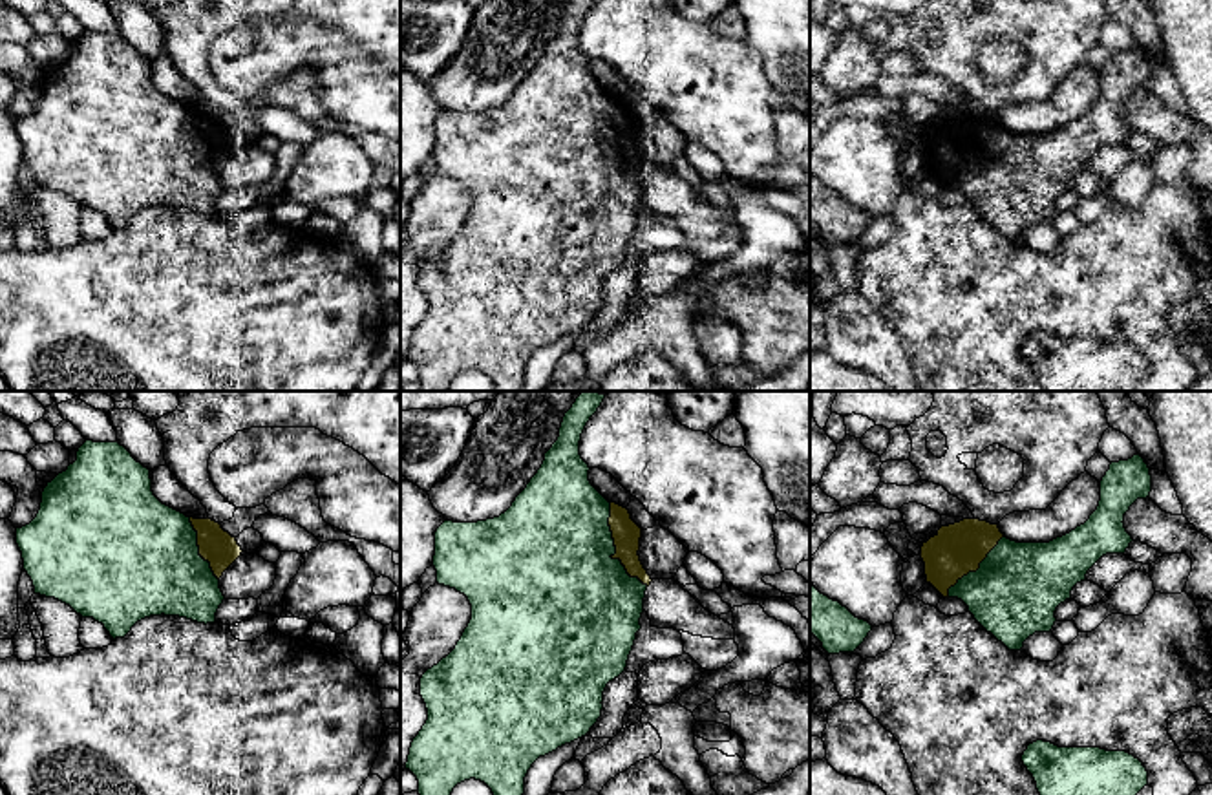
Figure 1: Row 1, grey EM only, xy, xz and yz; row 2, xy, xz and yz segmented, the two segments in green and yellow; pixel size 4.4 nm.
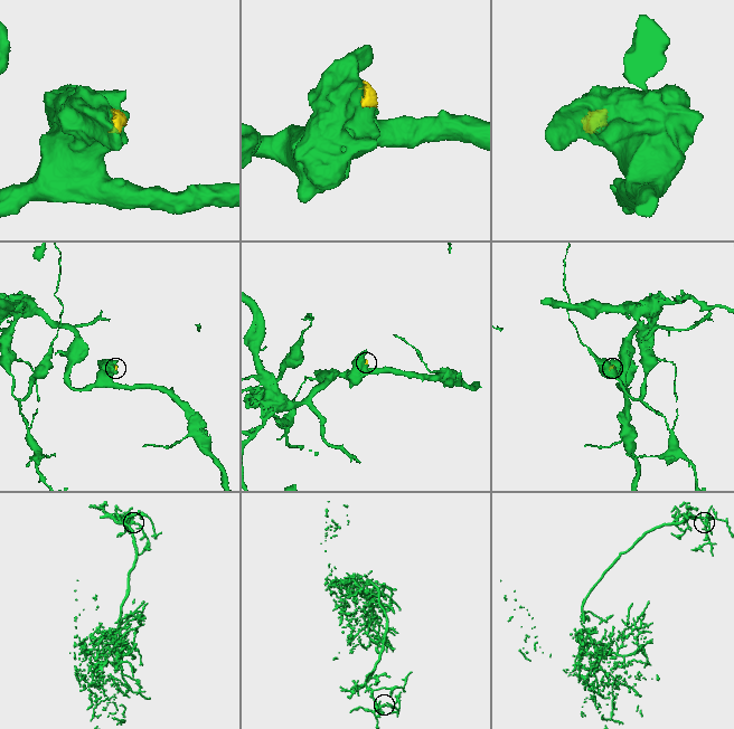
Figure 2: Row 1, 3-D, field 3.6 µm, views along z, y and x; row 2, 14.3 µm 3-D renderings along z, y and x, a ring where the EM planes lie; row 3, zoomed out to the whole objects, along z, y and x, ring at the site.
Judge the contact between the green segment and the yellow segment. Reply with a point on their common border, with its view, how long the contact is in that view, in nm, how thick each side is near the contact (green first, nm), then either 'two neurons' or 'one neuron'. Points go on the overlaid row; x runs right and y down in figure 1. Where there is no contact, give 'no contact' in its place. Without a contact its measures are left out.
meets green in xz at (615, 549); contact 400 nm long; 480 nm thick on the green side, 120 nm on the other; two neurons

